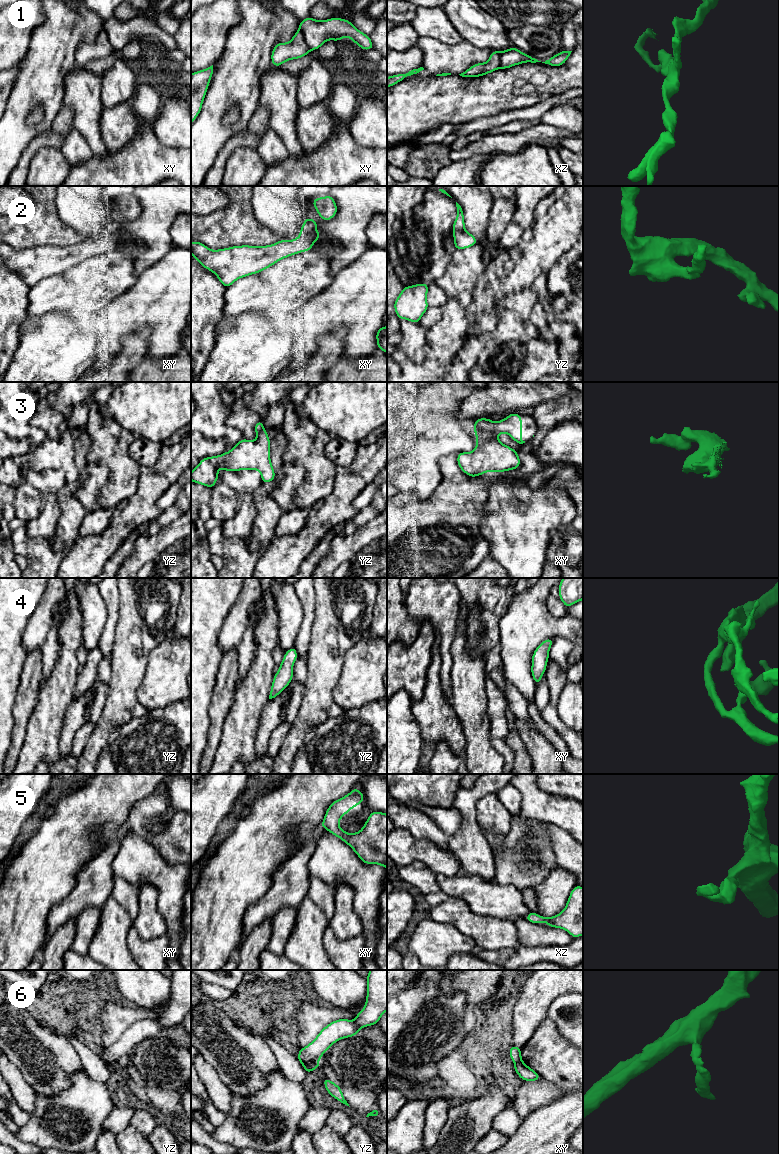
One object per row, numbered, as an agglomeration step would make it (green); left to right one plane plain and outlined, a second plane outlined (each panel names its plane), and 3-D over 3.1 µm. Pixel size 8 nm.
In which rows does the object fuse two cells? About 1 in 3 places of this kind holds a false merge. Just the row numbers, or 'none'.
1, 2, 3, 6

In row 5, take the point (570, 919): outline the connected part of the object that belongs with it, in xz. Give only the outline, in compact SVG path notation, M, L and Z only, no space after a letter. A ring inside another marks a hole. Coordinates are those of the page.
M578 884L572 889L565 908L553 917L543 917L530 912L525 919L531 923L546 922L548 927L561 928L573 938L583 935L583 888Z

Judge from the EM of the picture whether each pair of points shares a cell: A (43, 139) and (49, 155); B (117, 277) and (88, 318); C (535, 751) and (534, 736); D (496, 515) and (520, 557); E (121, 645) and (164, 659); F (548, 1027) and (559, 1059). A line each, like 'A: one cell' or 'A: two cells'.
A: two cells
B: one cell
C: one cell
D: one cell
E: two cells
F: one cell

